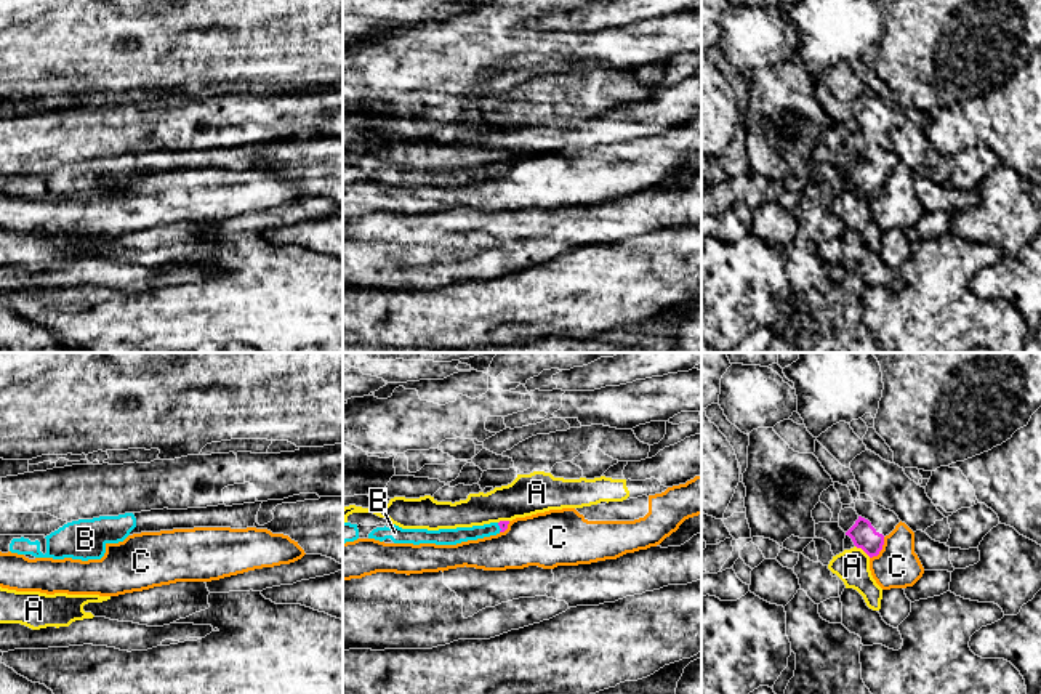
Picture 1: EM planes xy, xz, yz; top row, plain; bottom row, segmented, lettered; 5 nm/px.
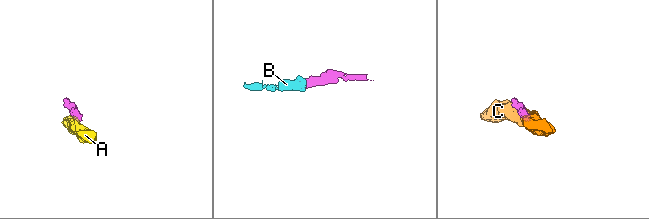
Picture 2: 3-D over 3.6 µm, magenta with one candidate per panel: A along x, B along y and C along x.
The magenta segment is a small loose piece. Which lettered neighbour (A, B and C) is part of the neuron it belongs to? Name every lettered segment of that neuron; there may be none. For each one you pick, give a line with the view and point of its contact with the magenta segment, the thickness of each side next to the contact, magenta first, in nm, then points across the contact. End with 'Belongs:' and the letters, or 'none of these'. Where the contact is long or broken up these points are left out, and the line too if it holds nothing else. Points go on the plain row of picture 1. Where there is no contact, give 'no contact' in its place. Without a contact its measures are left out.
B: xz (500, 169) | 50/80 nm | across xz (503, 165), (500, 169), (460, 175)
Belongs: B

